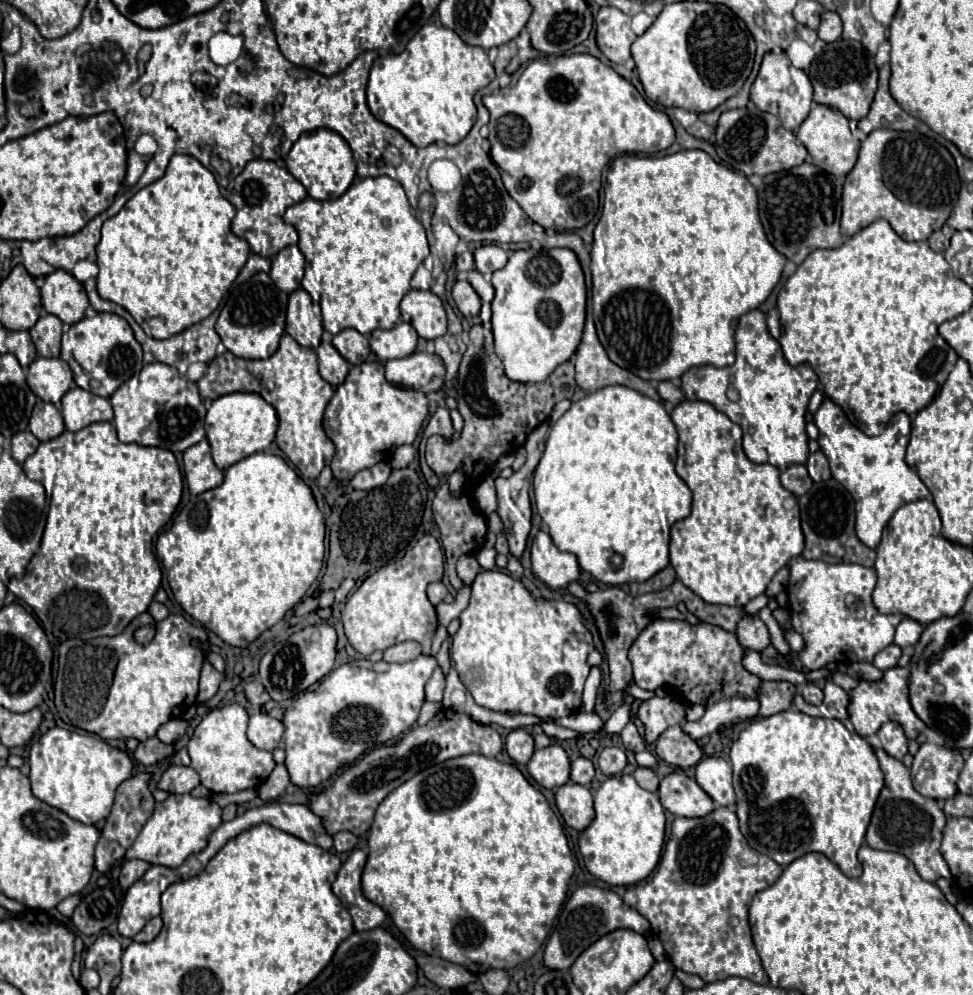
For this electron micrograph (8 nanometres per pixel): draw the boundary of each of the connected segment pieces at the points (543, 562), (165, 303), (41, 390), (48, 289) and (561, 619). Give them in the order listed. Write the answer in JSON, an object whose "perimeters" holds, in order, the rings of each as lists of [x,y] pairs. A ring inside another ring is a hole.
{"perimeters":[[[[544,530],[532,540],[532,570],[552,590],[568,588],[570,582],[580,578],[578,558],[570,552],[560,552]]],[[[174,154],[172,160],[170,160],[170,164],[168,164],[168,168],[166,168],[166,174],[164,174],[160,180],[156,180],[154,184],[150,184],[150,186],[138,190],[138,192],[126,202],[126,206],[124,206],[116,216],[112,216],[112,218],[108,218],[108,220],[104,222],[104,226],[102,226],[102,240],[100,240],[100,244],[96,246],[96,254],[98,254],[98,260],[96,260],[96,262],[98,262],[98,268],[100,268],[100,274],[98,274],[98,294],[100,294],[104,300],[116,302],[116,304],[120,304],[122,308],[126,308],[126,310],[132,314],[132,318],[140,324],[140,328],[142,328],[150,338],[166,340],[166,338],[170,338],[170,336],[174,336],[174,334],[178,334],[178,332],[184,332],[184,330],[190,328],[192,324],[196,324],[196,322],[208,318],[208,316],[218,308],[220,300],[222,300],[224,294],[230,290],[232,282],[236,280],[238,272],[242,270],[242,266],[244,266],[246,260],[248,260],[250,246],[246,244],[246,240],[234,236],[232,230],[230,230],[230,222],[232,222],[234,216],[236,216],[236,208],[220,194],[214,174],[212,174],[208,168],[204,168],[194,156],[188,156],[188,154]]],[[[36,358],[28,366],[26,380],[38,398],[58,404],[72,386],[72,372],[62,358]]],[[[56,270],[46,276],[40,294],[44,310],[58,316],[64,324],[76,324],[84,318],[84,310],[88,308],[88,296],[84,286],[70,272]]],[[[480,570],[472,582],[468,608],[460,614],[460,628],[452,638],[452,664],[478,706],[506,714],[536,714],[540,718],[562,718],[578,712],[584,682],[590,674],[586,662],[592,650],[592,636],[582,624],[574,604],[565,601],[535,599],[520,580],[504,572]]]]}

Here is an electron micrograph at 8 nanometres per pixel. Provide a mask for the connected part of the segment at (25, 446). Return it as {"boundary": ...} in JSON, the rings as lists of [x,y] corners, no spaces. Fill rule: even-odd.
{"boundary":[[[30,430],[14,434],[14,438],[12,438],[12,458],[22,464],[30,454],[36,452],[38,444],[40,444],[40,440]]]}

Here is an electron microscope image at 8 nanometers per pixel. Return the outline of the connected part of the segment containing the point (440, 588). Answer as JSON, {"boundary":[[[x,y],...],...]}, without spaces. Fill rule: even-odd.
{"boundary":[[[432,582],[432,584],[428,586],[428,600],[430,600],[434,606],[438,606],[438,604],[446,598],[446,594],[448,594],[448,590],[446,590],[446,586],[444,586],[442,582]]]}

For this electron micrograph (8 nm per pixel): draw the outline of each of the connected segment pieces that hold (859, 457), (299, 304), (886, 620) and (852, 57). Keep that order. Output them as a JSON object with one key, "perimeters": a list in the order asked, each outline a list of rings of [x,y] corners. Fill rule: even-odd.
{"perimeters":[[[[824,398],[824,402],[814,414],[814,422],[820,430],[818,444],[830,462],[832,476],[854,498],[856,536],[868,548],[876,548],[880,544],[886,524],[900,506],[930,496],[924,482],[904,460],[906,446],[910,442],[912,427],[910,417],[904,412],[898,412],[896,416],[892,416],[890,424],[880,436],[870,438],[846,418],[846,414],[842,412],[842,408],[838,408],[838,404],[834,404],[830,398]]],[[[298,288],[290,294],[286,334],[290,334],[300,346],[318,348],[322,332],[322,314],[318,306],[312,302],[310,294],[304,288]]],[[[796,556],[788,562],[790,566],[790,582],[788,582],[788,598],[790,598],[790,616],[792,626],[800,632],[806,640],[804,652],[798,654],[802,664],[808,670],[820,670],[828,662],[872,662],[872,658],[892,644],[894,630],[904,618],[902,614],[896,616],[882,616],[872,604],[872,592],[878,582],[878,574],[874,568],[866,568],[860,564],[826,564],[822,560],[804,560]]],[[[840,38],[832,44],[826,44],[822,54],[816,56],[816,60],[812,62],[808,76],[814,86],[814,102],[838,108],[846,118],[856,122],[866,118],[866,114],[870,112],[874,92],[878,90],[878,68],[874,56],[866,52],[860,42]]]]}

